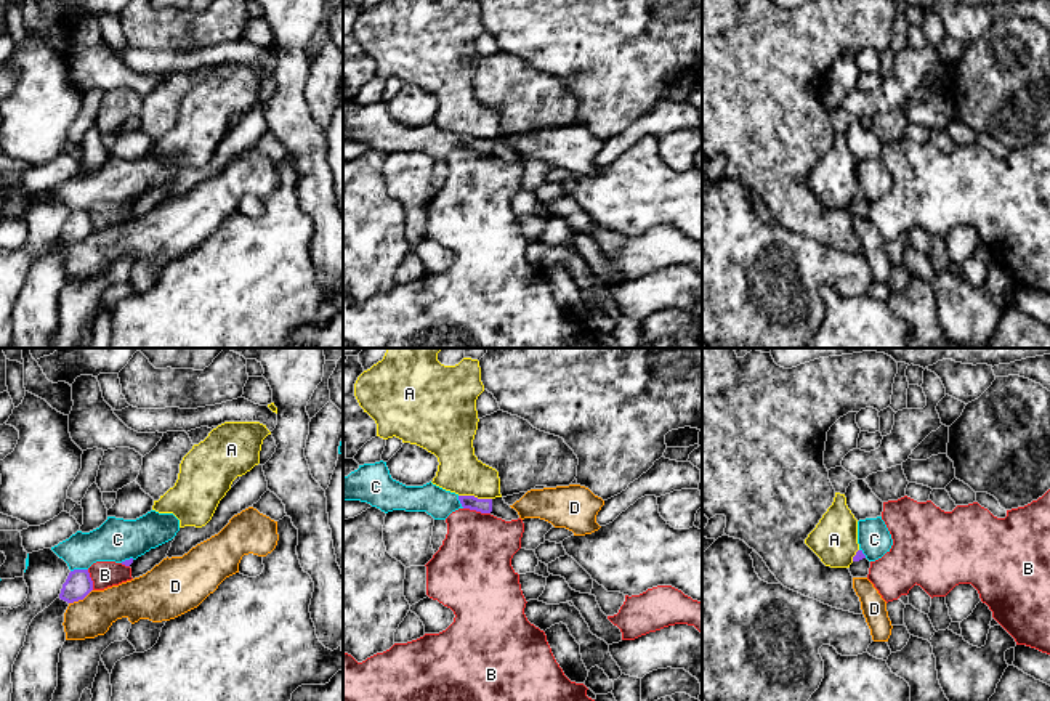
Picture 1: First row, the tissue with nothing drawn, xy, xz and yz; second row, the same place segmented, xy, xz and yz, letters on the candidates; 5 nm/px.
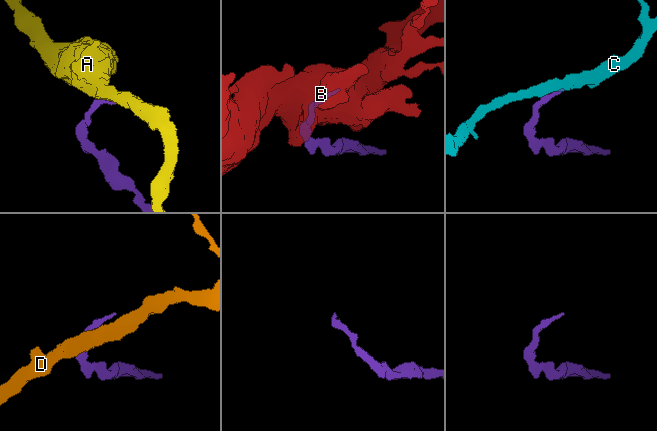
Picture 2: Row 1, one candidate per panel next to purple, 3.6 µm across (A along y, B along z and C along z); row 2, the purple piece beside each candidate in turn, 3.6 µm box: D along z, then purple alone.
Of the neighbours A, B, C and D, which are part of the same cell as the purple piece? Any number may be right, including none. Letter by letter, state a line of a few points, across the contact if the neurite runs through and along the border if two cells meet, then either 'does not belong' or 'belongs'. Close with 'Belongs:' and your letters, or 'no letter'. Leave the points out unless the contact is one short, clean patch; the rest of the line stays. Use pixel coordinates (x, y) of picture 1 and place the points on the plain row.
A: line xz (459, 135), (491, 140); does not belong
B: does not belong
C: does not belong
D: does not belong
Belongs: no letter

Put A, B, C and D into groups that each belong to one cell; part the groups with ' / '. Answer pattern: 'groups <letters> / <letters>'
groups A / B / C / D

